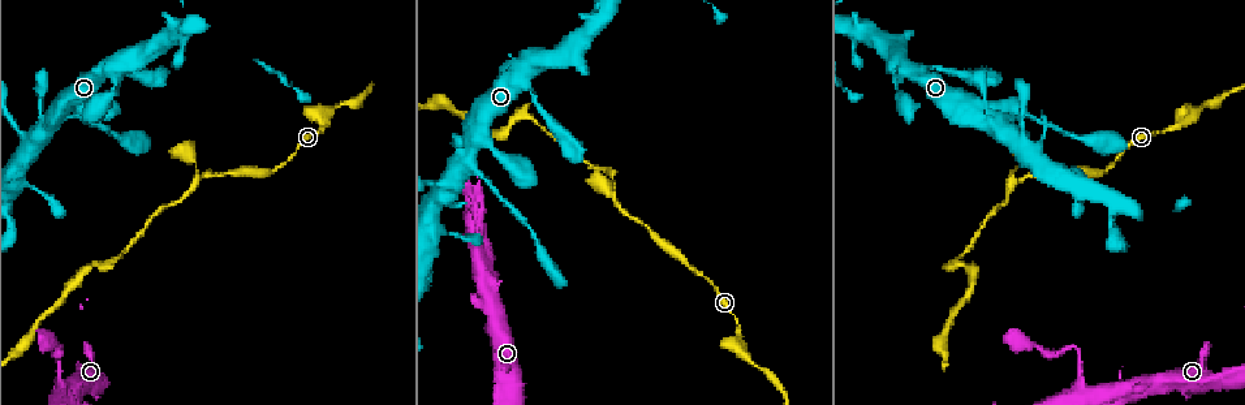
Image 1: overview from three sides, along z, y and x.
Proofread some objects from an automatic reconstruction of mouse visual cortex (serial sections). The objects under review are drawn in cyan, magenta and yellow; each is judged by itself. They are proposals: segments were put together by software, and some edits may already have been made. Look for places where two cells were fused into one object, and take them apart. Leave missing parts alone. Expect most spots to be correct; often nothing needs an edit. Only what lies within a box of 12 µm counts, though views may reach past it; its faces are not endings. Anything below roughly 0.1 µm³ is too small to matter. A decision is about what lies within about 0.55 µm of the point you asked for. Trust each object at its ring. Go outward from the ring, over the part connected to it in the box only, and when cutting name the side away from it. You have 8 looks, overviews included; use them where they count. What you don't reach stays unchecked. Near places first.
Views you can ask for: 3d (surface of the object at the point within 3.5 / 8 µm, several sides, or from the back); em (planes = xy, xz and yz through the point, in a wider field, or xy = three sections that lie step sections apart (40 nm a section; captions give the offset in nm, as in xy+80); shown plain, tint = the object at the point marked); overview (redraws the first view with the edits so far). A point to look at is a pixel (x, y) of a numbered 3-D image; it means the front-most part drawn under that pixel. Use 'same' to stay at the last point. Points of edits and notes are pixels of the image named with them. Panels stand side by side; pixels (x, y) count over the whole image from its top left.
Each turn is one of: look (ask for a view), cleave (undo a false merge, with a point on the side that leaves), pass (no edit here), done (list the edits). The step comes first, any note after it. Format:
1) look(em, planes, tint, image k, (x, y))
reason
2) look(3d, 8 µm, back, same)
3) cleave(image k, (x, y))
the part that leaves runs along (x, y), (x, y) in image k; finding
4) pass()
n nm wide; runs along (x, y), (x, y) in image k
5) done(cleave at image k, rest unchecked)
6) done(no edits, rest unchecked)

look(3d, 3.5 µm, image 1, (1080, 352))
abrupt turn

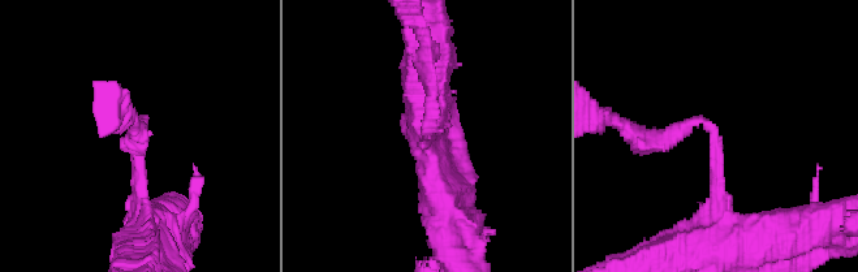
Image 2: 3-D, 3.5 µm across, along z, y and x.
look(em, planes, tint, image 2, (428, 130))
arms of 150, 200 nm

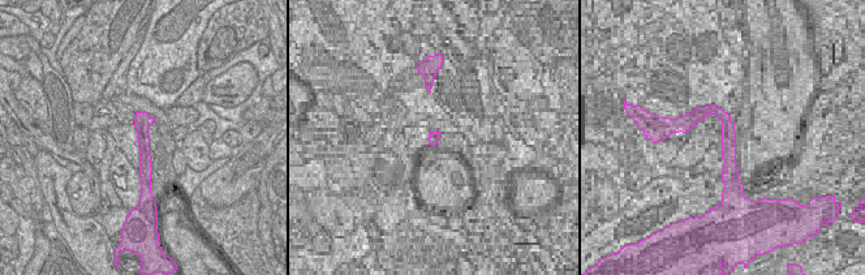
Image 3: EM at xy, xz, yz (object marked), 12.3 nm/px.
pass()
runs along (138, 115), (142, 119), (146, 177) in image 3; all the same cell

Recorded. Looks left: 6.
look(3d, 3.5 µm, image 1, (1011, 185))
a fork

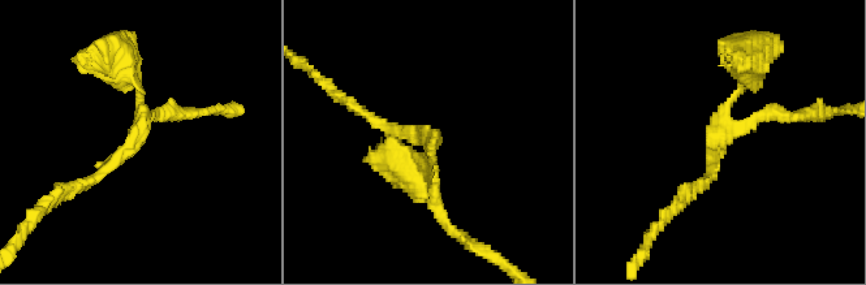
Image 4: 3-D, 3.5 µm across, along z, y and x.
look(em, xy, step 1, tint, image 4, (137, 132))
3 arms; arms of 150, 200, 200 nm; now the EM

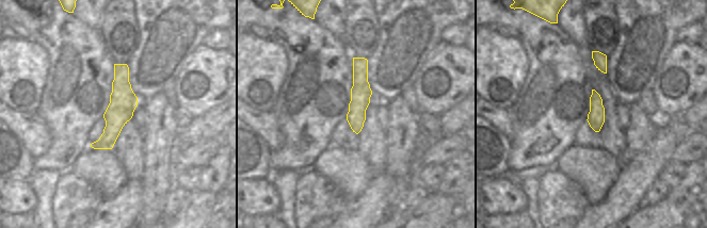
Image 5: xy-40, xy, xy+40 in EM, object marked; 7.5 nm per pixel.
pass()
runs along (124, 66), (121, 110), (96, 146) in image 5; continuous, no second cell

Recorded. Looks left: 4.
look(3d, 8 µm, back, image 1, (470, 166))
a fork

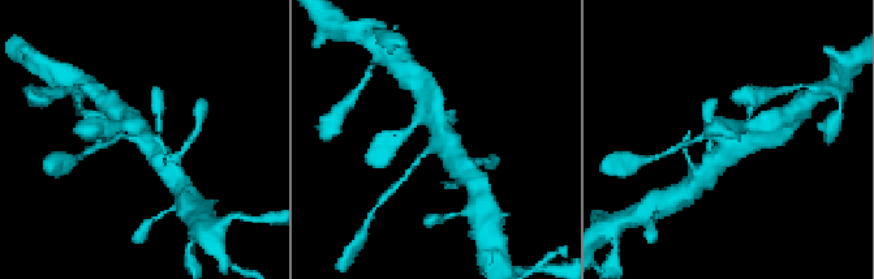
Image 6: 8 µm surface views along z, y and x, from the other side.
look(em, xy, step 3, tint, image 6, (433, 144))
shape alone is not enough

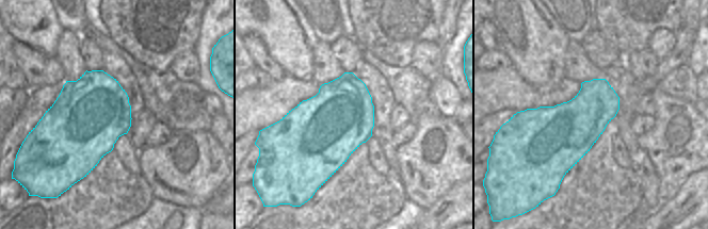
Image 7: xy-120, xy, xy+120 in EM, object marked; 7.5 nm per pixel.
pass()
all the same cell

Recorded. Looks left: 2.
done(no edits, rest unchecked)

